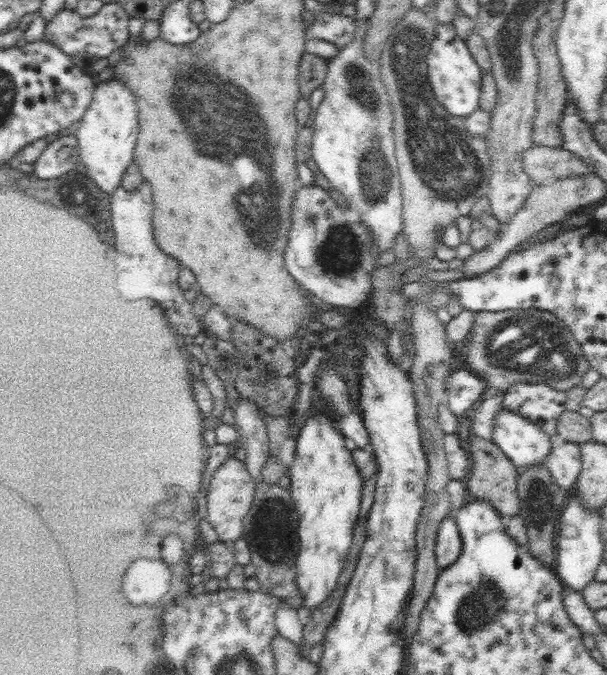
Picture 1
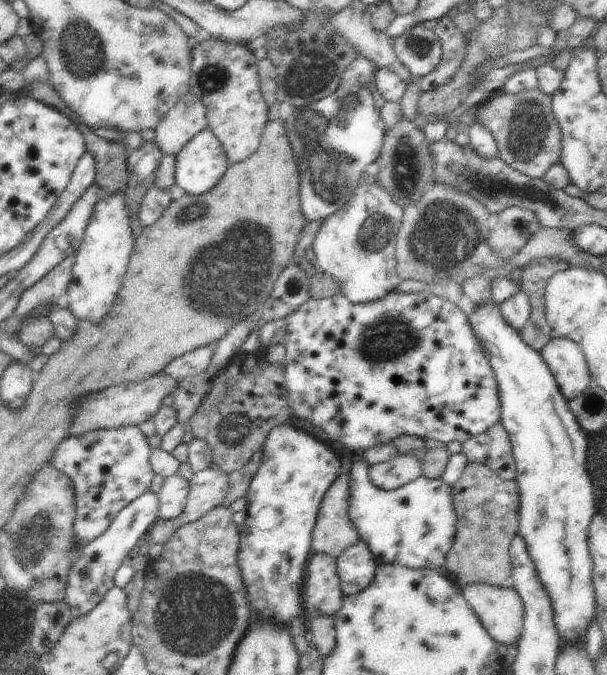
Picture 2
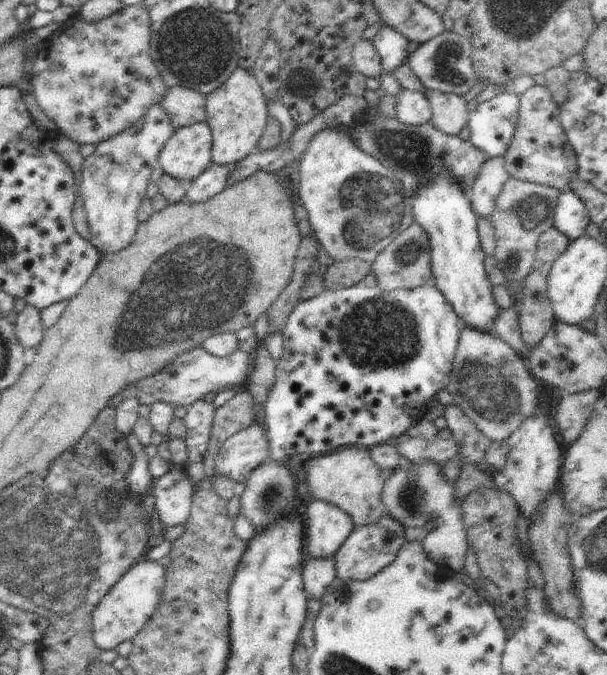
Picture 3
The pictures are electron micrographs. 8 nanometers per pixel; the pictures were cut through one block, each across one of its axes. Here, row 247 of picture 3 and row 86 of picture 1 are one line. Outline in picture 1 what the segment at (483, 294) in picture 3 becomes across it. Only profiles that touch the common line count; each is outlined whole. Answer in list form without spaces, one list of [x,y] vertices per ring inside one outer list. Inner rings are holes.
[[[436,22],[436,32],[427,58],[427,72],[434,96],[451,115],[467,117],[479,107],[482,70],[472,57],[466,40],[456,33],[453,23]]]

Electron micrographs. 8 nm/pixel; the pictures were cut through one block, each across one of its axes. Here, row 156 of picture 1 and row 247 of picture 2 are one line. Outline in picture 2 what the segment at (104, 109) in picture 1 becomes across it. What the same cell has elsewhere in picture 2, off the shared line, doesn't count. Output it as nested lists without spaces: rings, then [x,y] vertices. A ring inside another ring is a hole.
[[[115,193],[95,204],[94,212],[86,227],[82,244],[77,250],[67,288],[68,309],[78,320],[92,320],[100,324],[114,306],[120,282],[126,274],[135,238],[130,228],[129,209],[125,205],[125,193]]]

